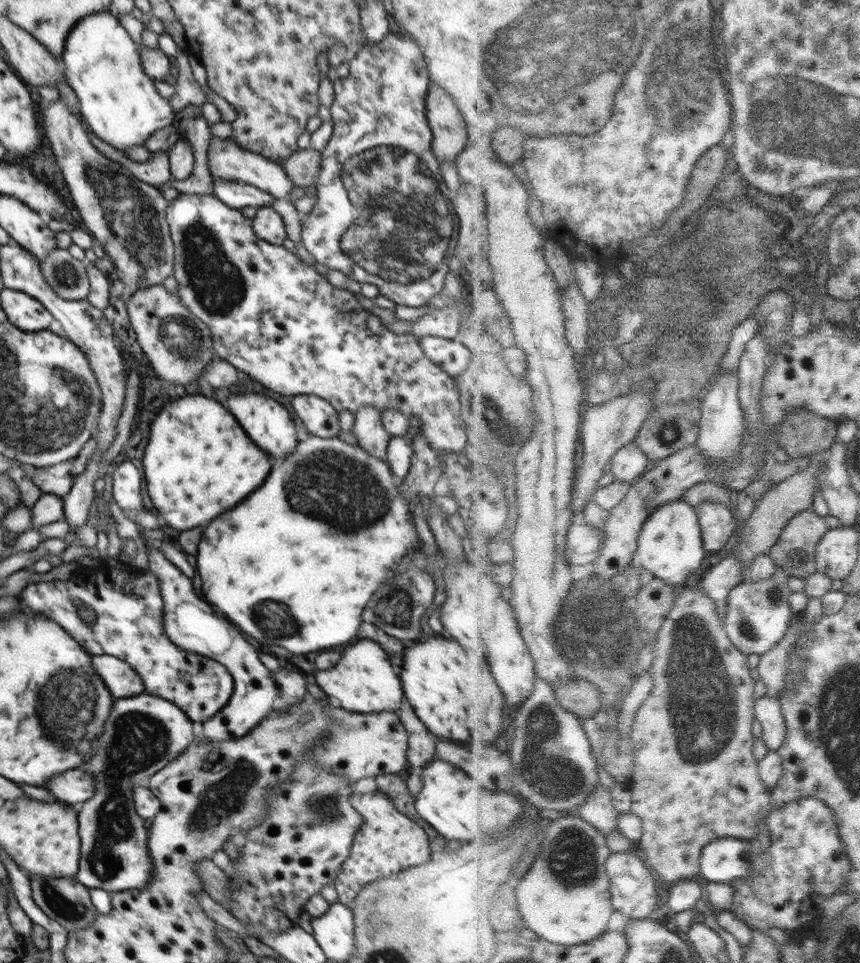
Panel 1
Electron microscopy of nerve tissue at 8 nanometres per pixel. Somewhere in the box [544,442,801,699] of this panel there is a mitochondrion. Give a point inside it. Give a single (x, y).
(600, 634)

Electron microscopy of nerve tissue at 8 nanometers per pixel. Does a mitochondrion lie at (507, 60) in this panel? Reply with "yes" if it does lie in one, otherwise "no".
yes

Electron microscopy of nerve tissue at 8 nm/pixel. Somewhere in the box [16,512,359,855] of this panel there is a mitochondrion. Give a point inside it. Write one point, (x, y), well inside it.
(72, 702)

